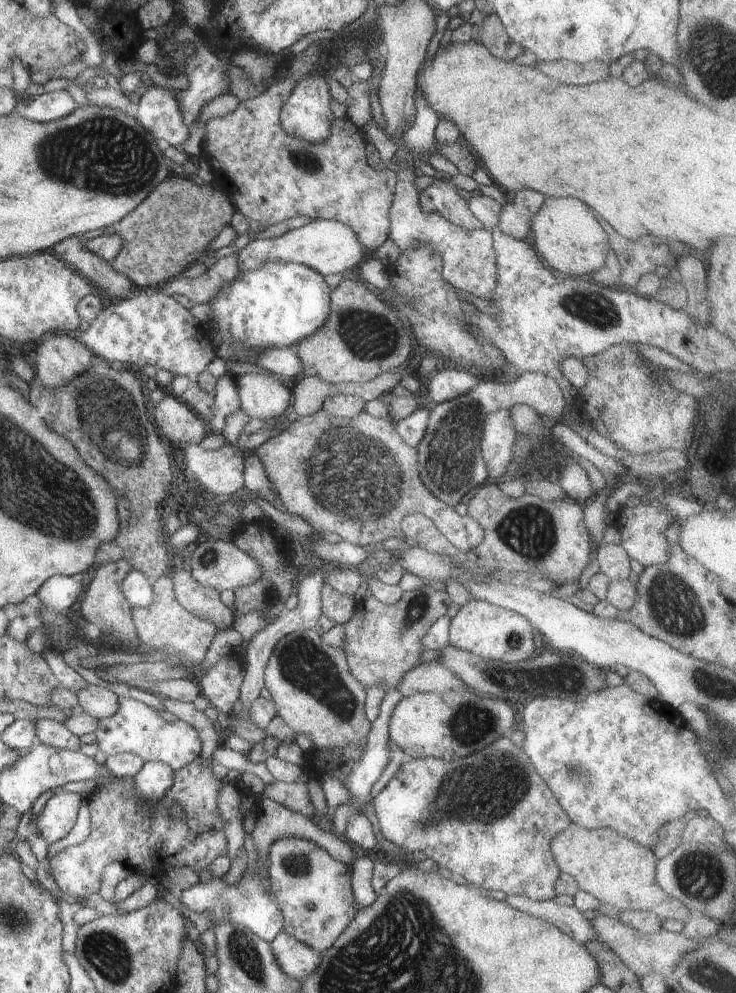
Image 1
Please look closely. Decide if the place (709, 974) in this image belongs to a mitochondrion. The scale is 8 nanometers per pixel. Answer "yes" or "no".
yes

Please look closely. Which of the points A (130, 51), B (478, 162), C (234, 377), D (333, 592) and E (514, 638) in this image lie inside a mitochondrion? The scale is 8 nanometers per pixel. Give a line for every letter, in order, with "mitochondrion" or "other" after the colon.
A: other
B: other
C: other
D: other
E: mitochondrion

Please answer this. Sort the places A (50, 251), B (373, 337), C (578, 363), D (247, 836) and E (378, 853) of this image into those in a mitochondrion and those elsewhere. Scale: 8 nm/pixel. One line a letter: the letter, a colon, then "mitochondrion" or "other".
A: other
B: mitochondrion
C: other
D: other
E: other

